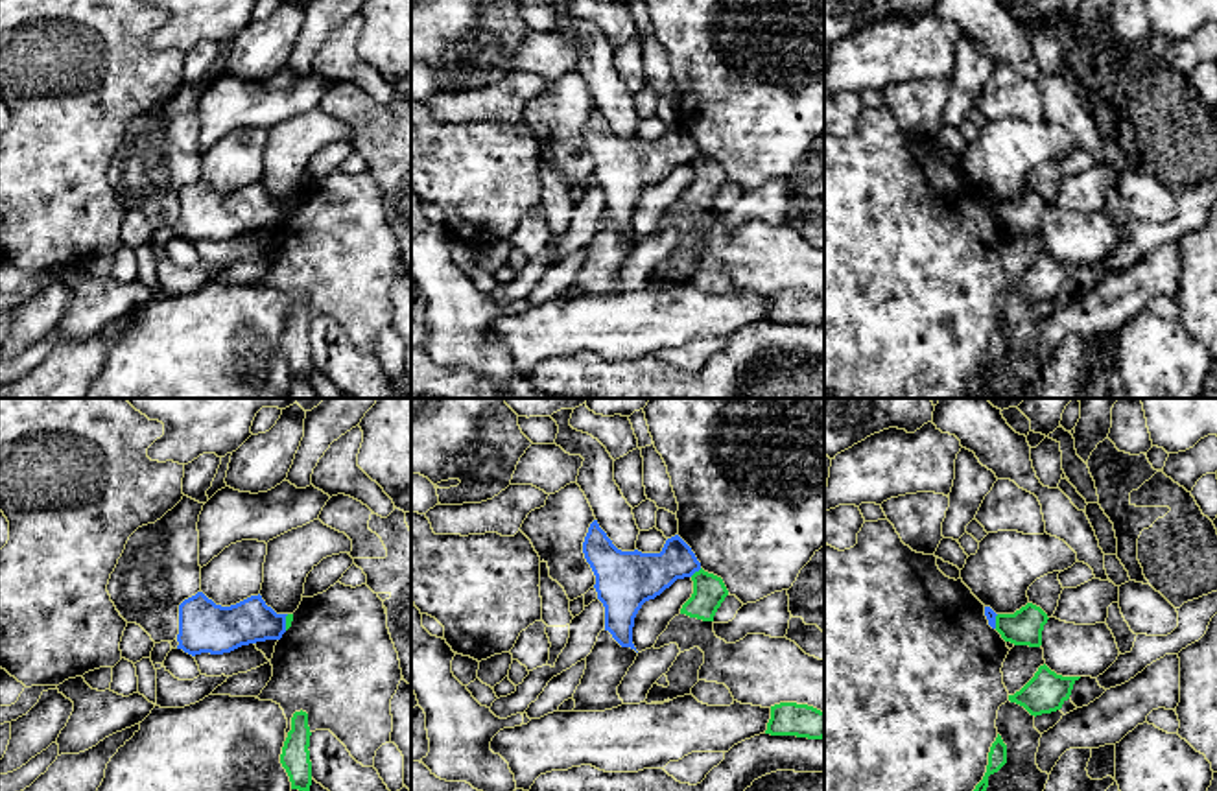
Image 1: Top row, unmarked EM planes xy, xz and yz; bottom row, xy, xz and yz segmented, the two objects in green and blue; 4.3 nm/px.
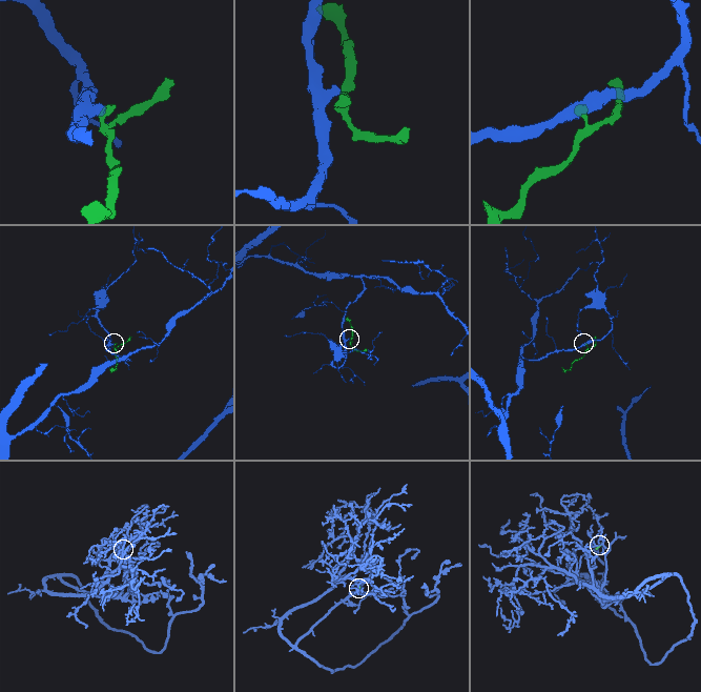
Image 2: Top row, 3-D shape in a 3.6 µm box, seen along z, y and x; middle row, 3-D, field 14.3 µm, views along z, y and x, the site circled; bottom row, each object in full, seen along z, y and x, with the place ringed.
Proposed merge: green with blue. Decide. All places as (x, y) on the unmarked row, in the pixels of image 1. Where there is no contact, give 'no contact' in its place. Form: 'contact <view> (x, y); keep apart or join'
contact xz (696, 159); keep apart

